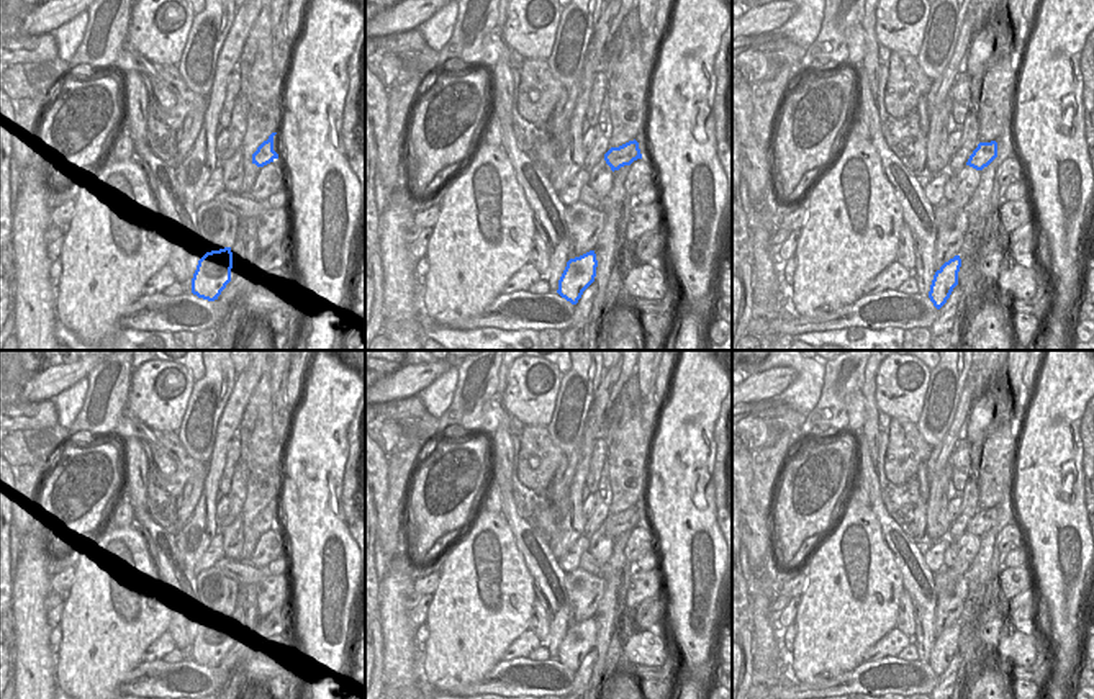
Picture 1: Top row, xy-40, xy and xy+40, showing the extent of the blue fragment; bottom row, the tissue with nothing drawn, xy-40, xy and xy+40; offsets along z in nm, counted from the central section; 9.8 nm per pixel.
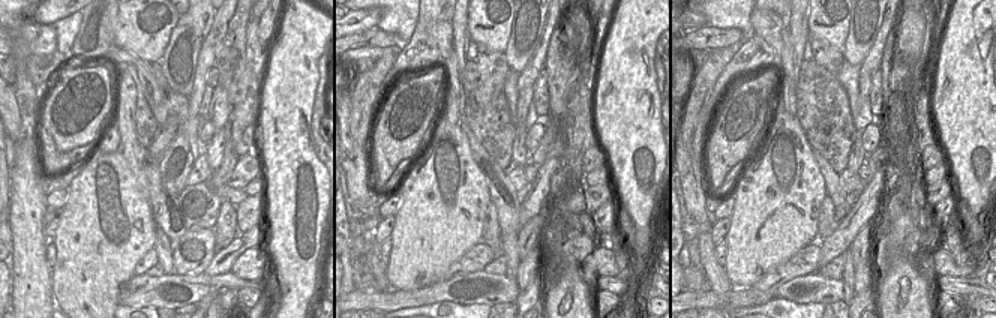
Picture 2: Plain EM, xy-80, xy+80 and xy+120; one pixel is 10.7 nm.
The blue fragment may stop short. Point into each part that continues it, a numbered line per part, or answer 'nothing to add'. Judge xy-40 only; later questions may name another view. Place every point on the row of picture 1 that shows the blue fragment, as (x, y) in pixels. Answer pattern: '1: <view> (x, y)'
nothing to add

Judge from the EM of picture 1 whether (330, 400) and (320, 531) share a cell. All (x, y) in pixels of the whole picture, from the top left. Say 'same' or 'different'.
same

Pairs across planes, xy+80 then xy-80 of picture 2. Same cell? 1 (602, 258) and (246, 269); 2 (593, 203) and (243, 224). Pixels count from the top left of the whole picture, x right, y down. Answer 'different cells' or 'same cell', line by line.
1: same cell
2: same cell

